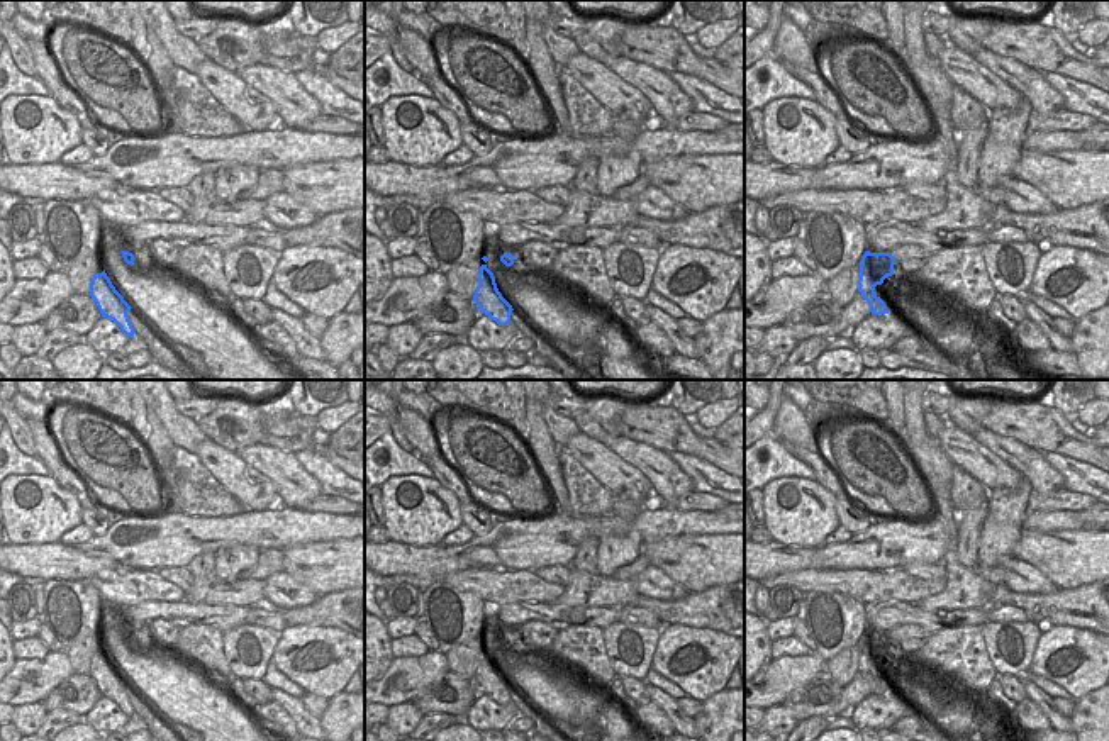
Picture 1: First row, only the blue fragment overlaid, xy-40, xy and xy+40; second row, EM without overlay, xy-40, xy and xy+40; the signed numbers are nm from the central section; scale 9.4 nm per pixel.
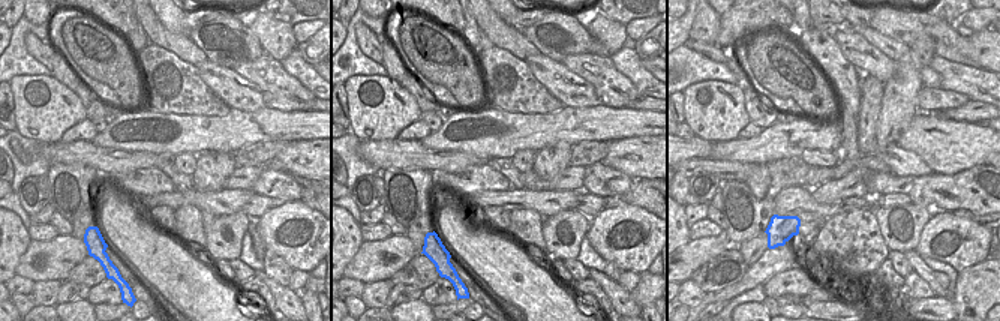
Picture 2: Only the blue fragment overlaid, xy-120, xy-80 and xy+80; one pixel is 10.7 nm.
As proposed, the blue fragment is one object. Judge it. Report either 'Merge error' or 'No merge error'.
Merge error.

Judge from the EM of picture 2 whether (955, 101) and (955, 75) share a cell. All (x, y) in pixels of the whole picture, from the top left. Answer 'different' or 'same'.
different

